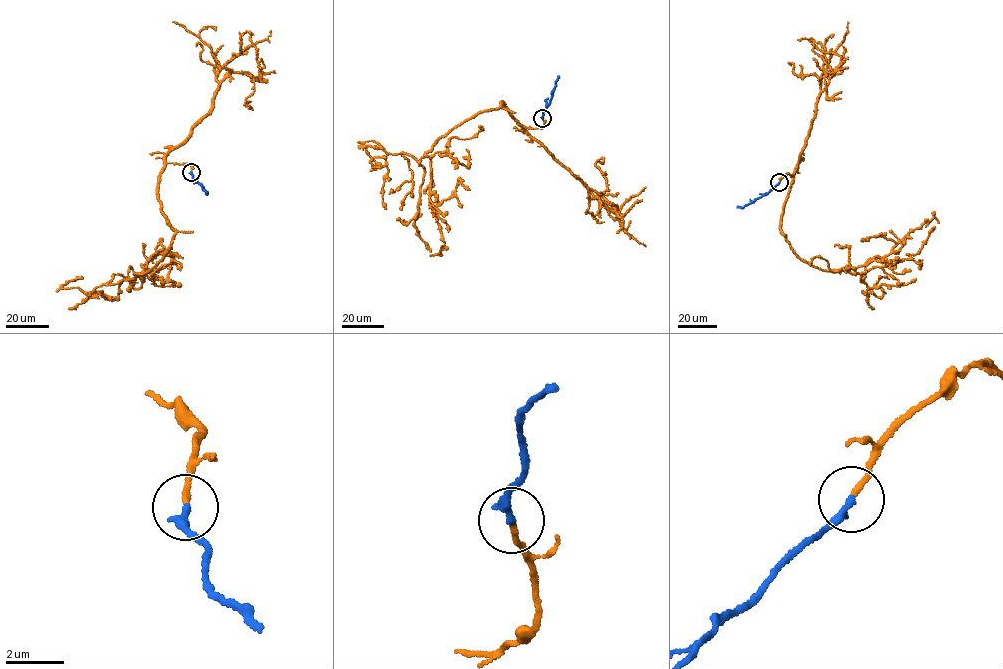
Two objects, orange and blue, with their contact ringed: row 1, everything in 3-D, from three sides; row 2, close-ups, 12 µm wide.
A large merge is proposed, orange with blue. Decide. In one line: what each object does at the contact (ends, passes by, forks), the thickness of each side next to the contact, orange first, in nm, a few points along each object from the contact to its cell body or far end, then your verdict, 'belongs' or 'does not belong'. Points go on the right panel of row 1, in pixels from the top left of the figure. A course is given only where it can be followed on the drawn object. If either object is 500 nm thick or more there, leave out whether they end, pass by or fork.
orange ends; blue ends; calibres 180 and 300 nm; course orange (779, 182), (792, 175), (781, 232), (796, 254), (825, 271), (853, 274), (934, 216), (938, 223); course blue (779, 182), (743, 207), (737, 206); belongs

